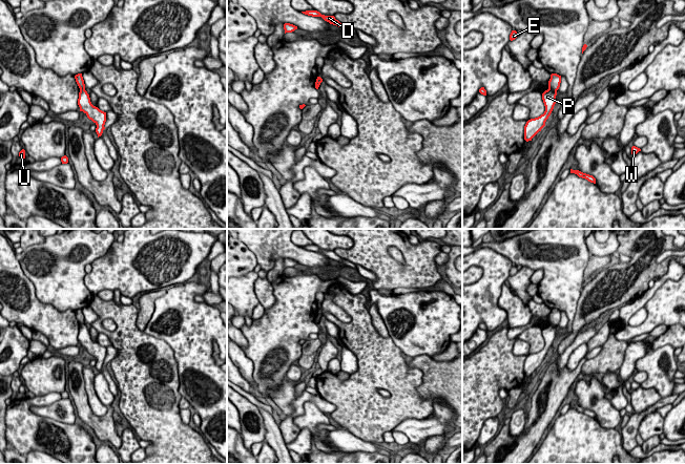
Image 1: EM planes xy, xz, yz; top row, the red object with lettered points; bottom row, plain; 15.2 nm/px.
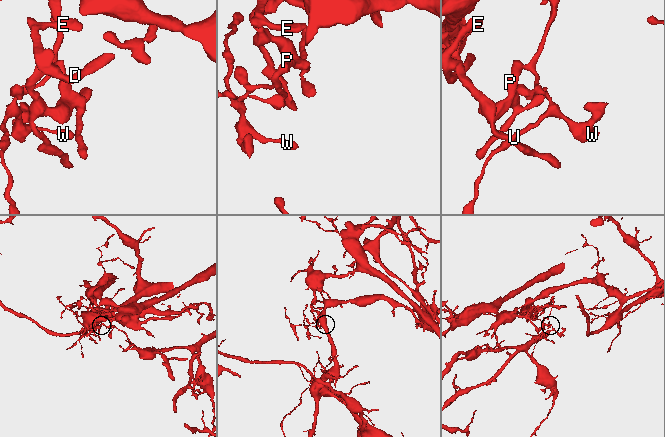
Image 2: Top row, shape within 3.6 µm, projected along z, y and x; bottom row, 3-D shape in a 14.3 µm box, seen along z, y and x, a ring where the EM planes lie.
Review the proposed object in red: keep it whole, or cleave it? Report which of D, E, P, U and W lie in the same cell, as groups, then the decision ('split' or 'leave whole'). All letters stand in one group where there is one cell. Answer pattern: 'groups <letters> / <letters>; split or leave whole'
groups D E P / U W; split

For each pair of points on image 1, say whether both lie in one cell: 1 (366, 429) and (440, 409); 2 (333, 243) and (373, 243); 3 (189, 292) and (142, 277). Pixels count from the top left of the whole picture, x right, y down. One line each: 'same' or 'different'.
1: different
2: different
3: different

